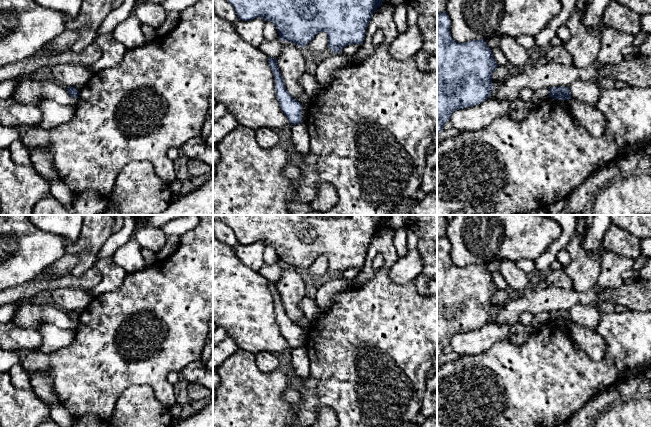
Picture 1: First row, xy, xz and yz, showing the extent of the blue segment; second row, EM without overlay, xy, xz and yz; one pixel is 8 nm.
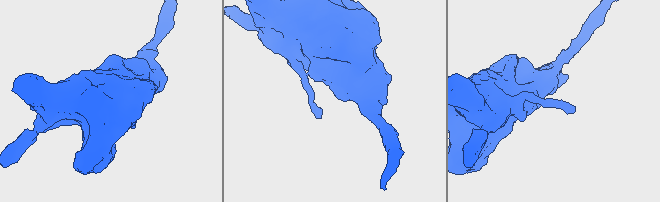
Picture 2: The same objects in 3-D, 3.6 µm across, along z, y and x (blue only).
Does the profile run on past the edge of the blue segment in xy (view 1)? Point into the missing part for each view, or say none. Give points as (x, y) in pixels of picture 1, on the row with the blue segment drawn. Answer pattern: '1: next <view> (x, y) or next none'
1: next none

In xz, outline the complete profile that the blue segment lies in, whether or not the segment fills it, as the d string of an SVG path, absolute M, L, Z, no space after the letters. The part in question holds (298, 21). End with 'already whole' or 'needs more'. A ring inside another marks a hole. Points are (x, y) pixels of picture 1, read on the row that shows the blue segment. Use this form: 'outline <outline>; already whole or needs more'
outline M227 0L235 9L239 20L251 21L262 17L265 21L275 24L279 38L289 41L300 47L305 47L316 34L325 32L328 35L328 47L333 53L340 51L351 44L362 44L367 26L373 13L382 5L383 0Z; already whole

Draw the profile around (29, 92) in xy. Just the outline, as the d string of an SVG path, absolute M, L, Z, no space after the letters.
M25 80L17 85L12 96L21 104L33 106L39 106L46 99L75 108L78 102L69 95L67 87L50 81Z

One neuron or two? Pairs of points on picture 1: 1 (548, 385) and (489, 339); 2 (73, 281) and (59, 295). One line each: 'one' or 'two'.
1: two
2: two

